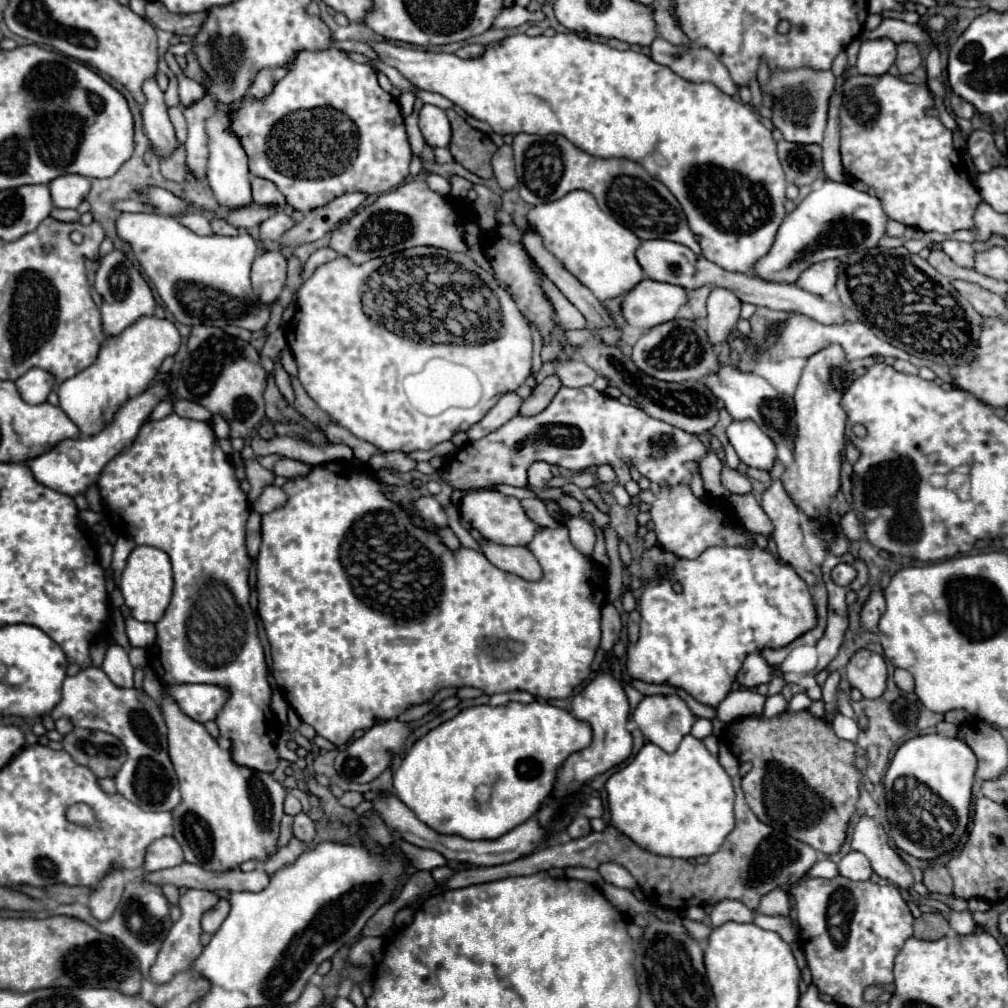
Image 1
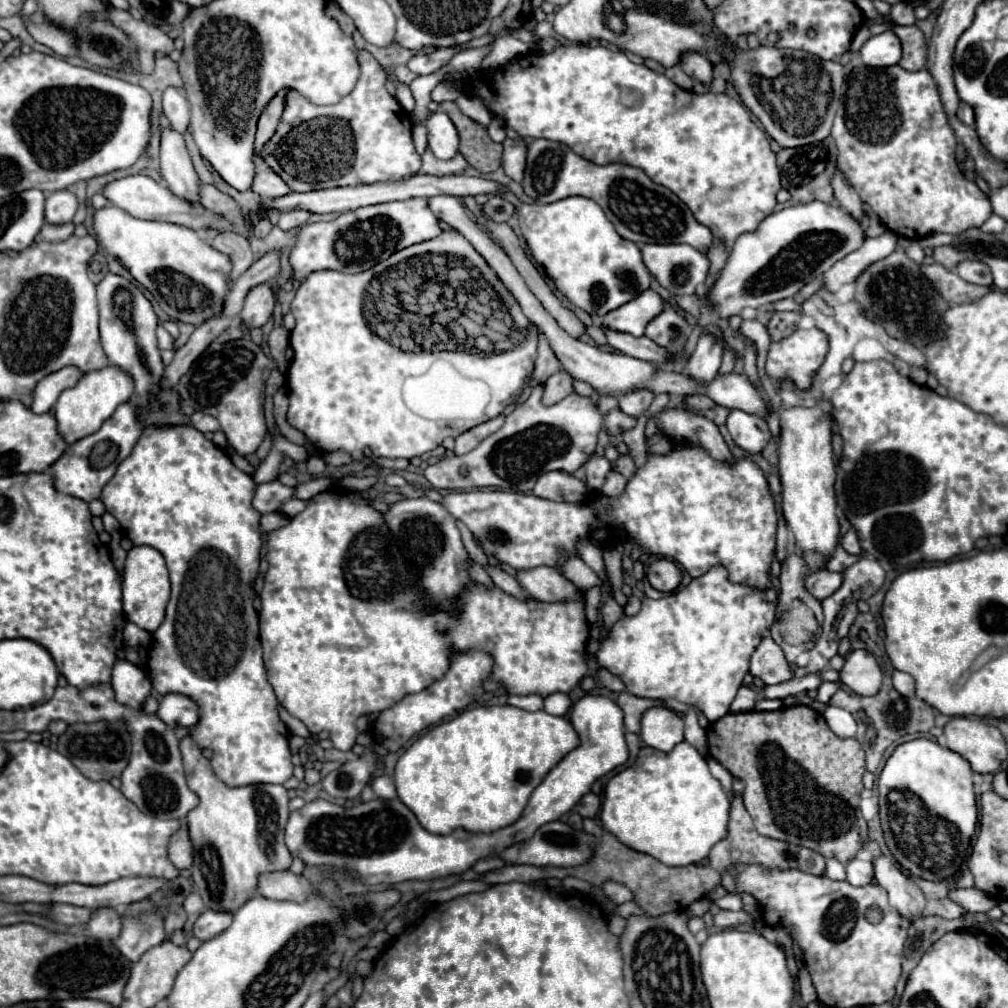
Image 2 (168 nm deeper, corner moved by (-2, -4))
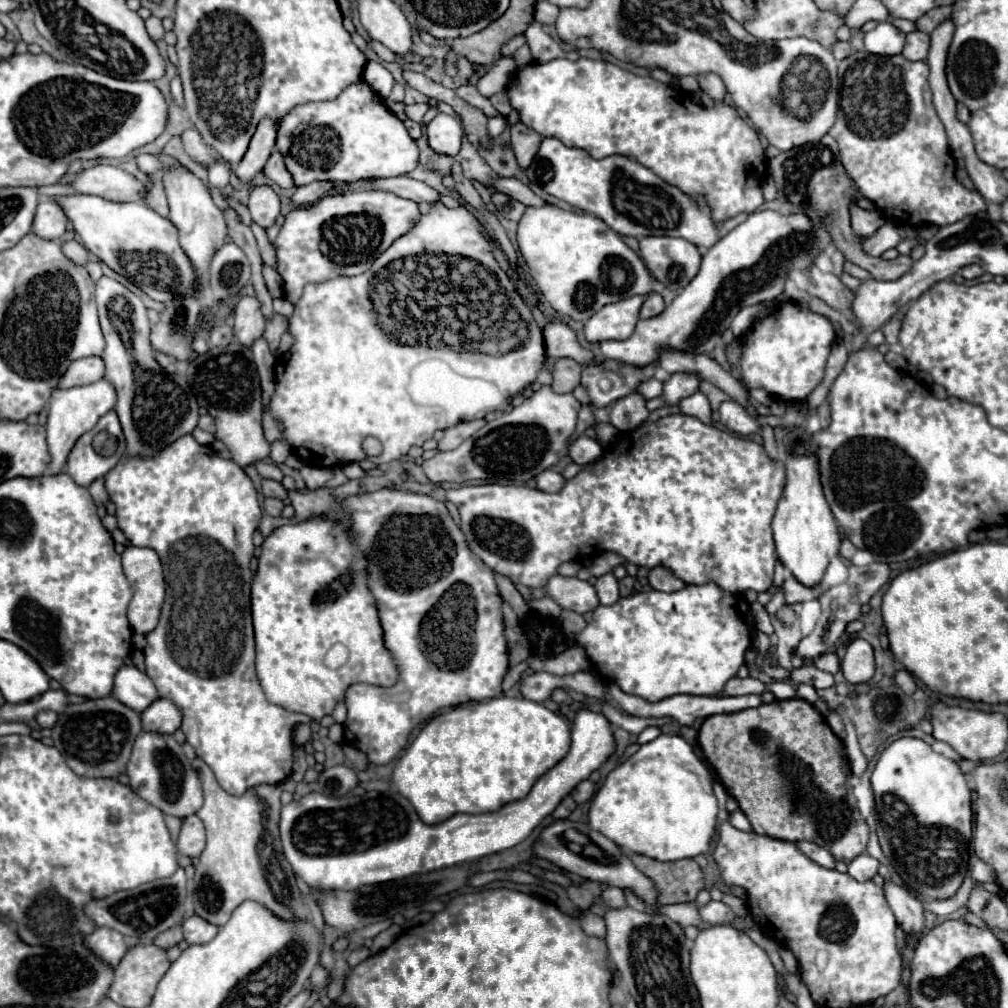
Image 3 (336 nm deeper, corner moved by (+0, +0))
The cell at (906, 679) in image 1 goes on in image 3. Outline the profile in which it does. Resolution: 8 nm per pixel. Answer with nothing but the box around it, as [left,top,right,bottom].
[895,669,917,695]

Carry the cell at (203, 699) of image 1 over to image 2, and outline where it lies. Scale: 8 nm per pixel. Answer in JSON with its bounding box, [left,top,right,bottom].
[157,693,199,727]

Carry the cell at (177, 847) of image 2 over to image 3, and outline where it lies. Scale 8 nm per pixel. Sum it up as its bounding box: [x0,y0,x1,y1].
[177,815,205,859]

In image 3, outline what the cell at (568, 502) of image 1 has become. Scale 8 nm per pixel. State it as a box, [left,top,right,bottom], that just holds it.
[535,469,565,493]

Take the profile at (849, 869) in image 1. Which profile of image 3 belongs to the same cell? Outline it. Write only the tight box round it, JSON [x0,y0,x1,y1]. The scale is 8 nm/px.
[849,853,879,881]

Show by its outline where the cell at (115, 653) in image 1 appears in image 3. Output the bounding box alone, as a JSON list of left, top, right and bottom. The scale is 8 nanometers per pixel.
[113,665,157,713]

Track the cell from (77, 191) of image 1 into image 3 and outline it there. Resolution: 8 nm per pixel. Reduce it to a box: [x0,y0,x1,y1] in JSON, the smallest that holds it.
[33,197,67,239]

